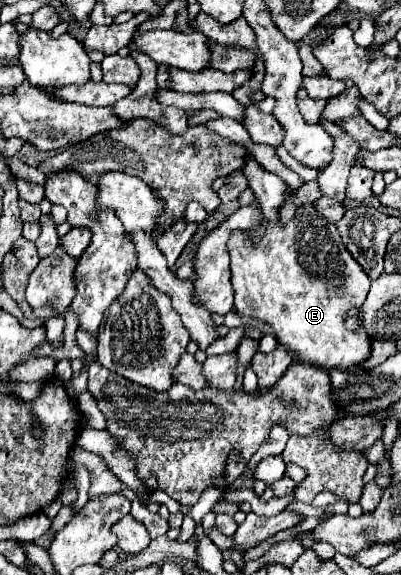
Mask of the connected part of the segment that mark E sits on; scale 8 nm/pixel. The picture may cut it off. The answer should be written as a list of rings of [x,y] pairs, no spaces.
[[[246,160],[242,172],[250,180],[250,190],[268,222],[260,242],[252,242],[240,230],[234,230],[228,240],[238,314],[270,324],[278,342],[286,344],[304,364],[326,370],[362,364],[370,356],[370,340],[362,332],[350,332],[344,326],[344,318],[354,316],[366,300],[370,278],[340,242],[336,224],[312,212],[312,202],[300,204],[294,218],[282,224],[280,210],[296,190],[256,160]]]

